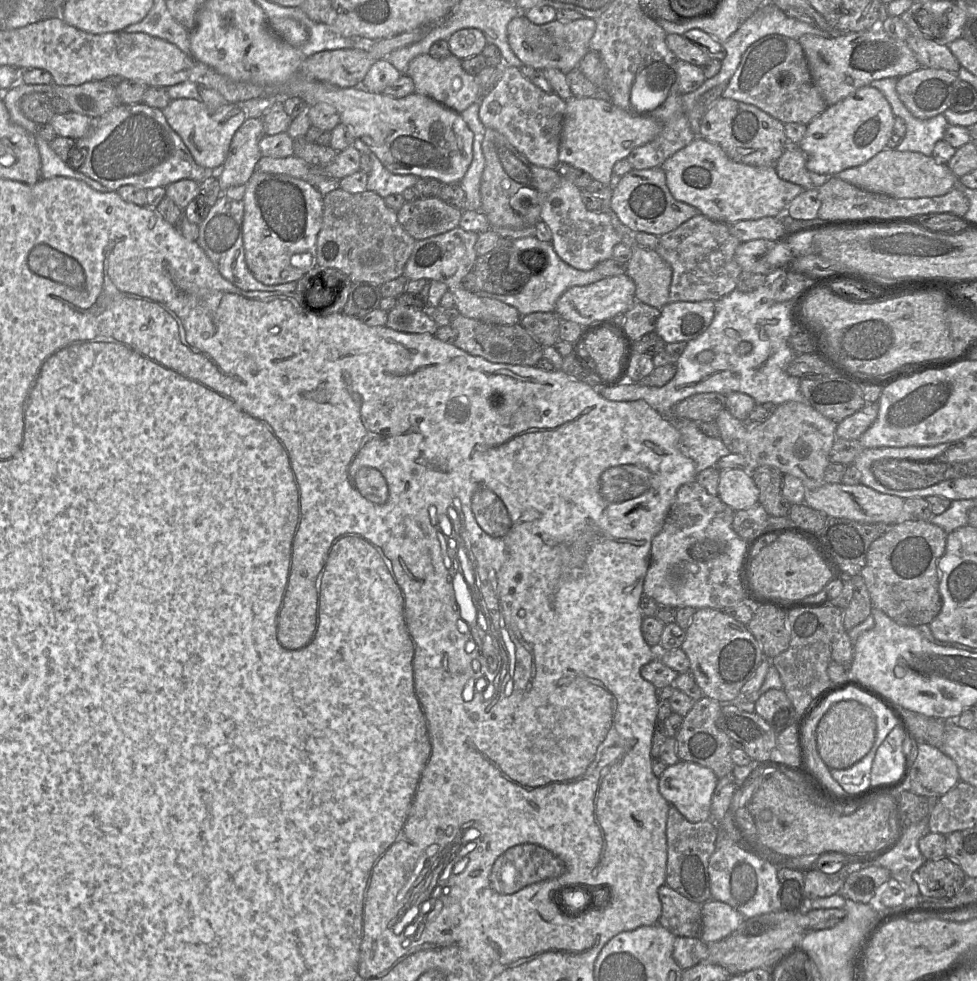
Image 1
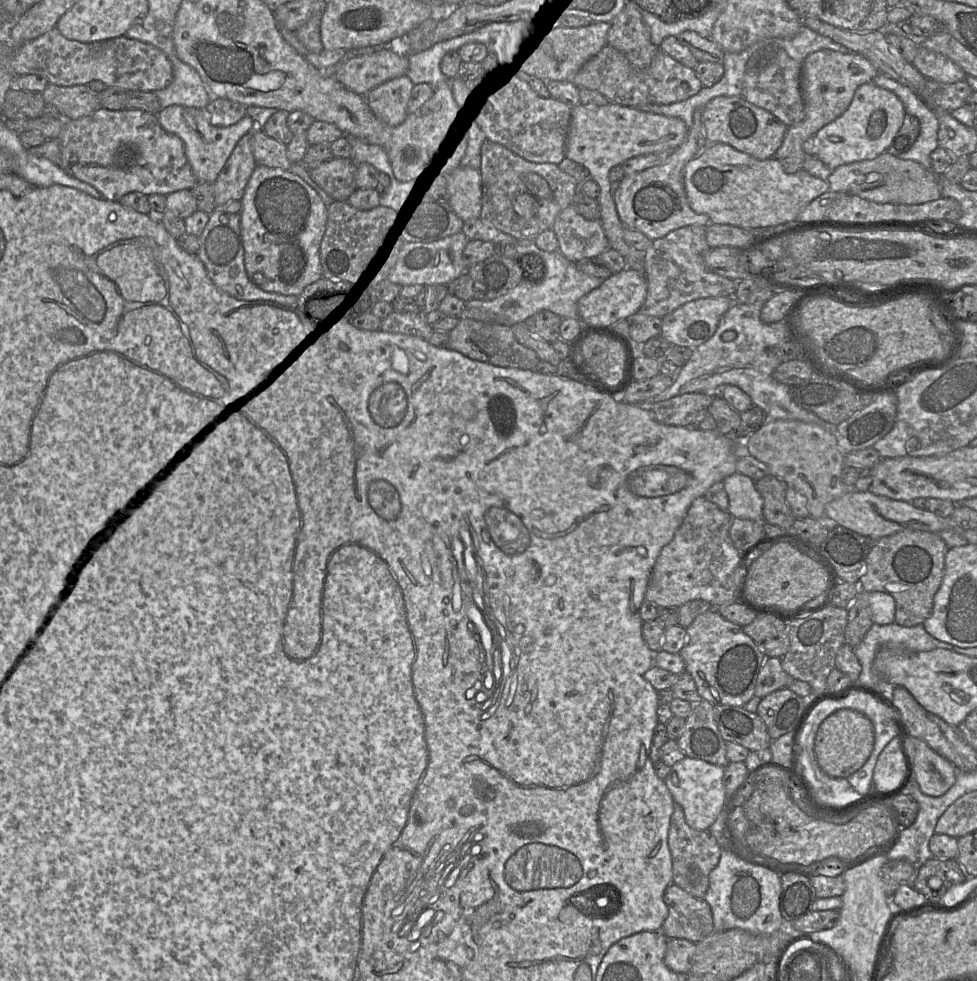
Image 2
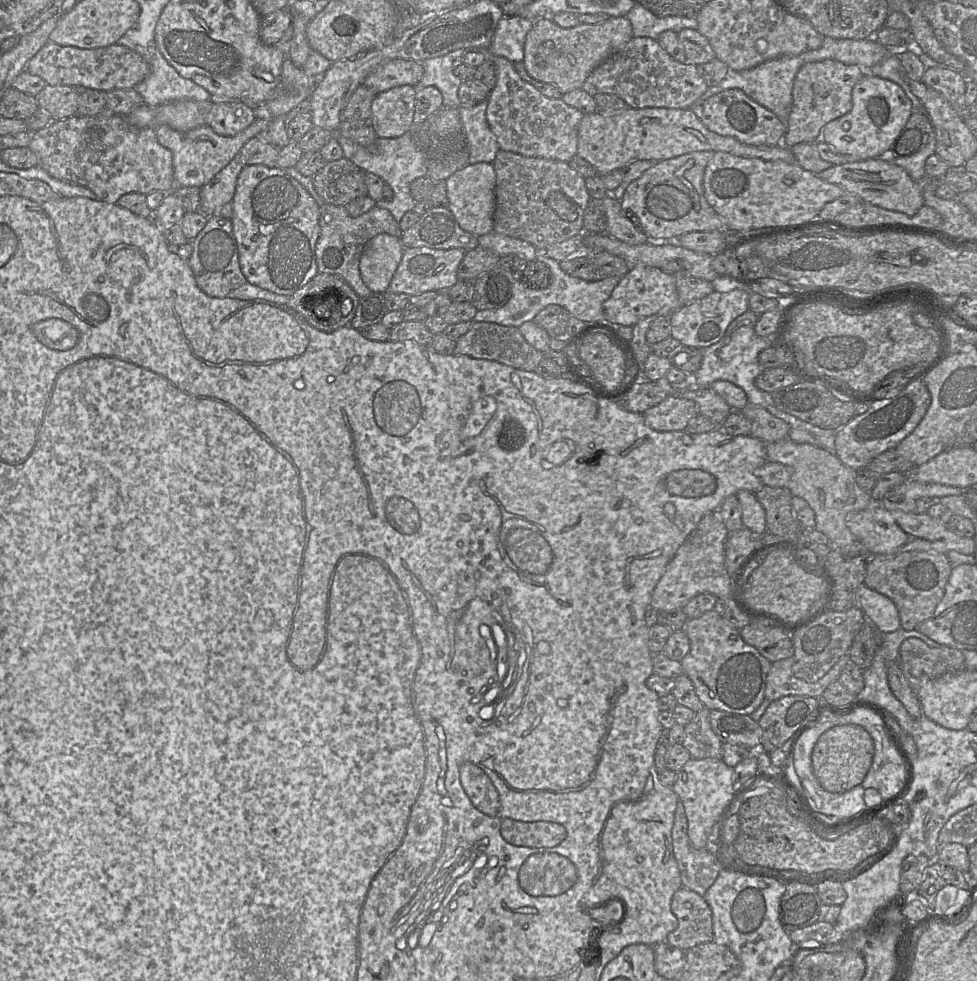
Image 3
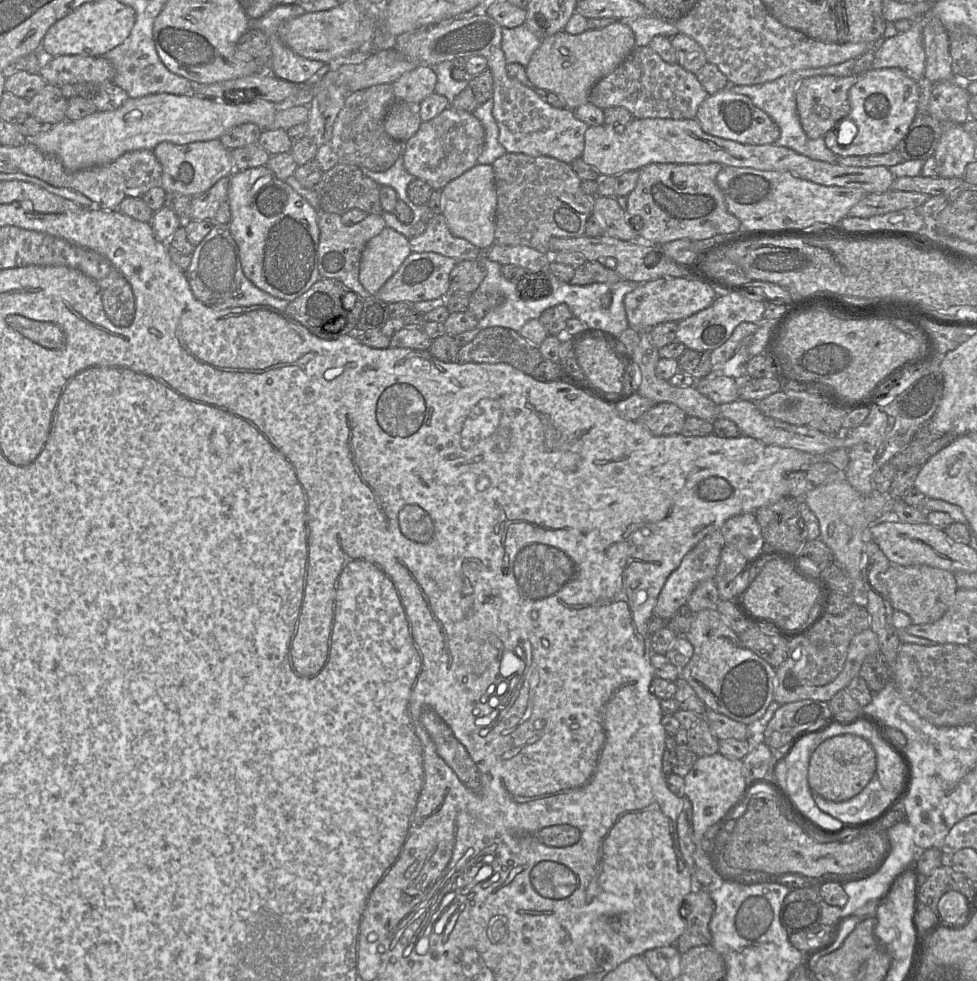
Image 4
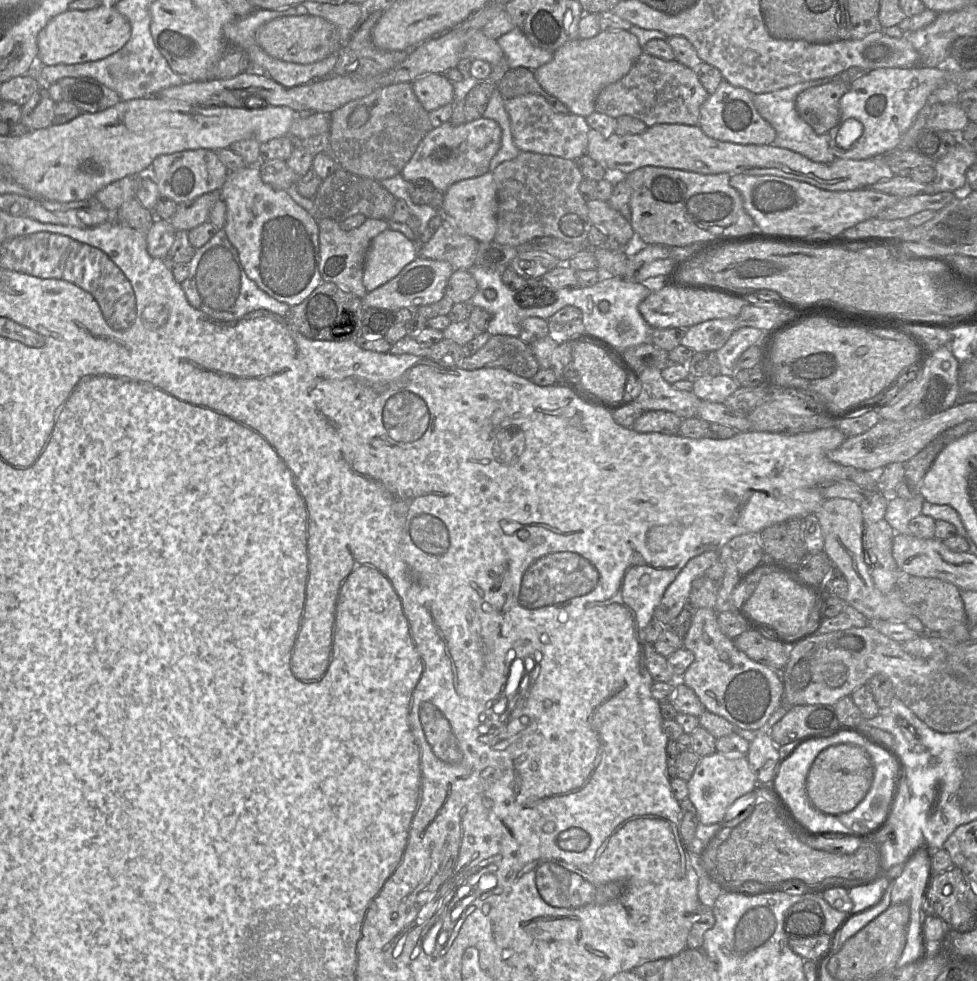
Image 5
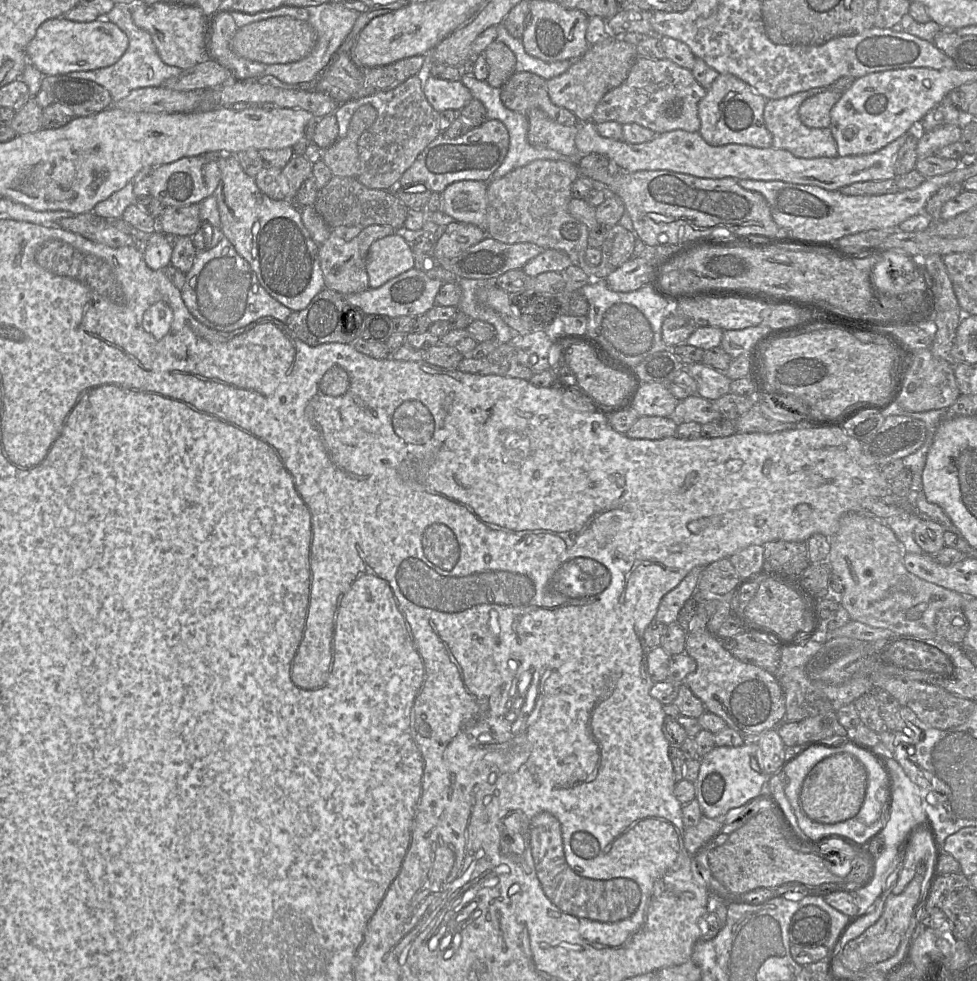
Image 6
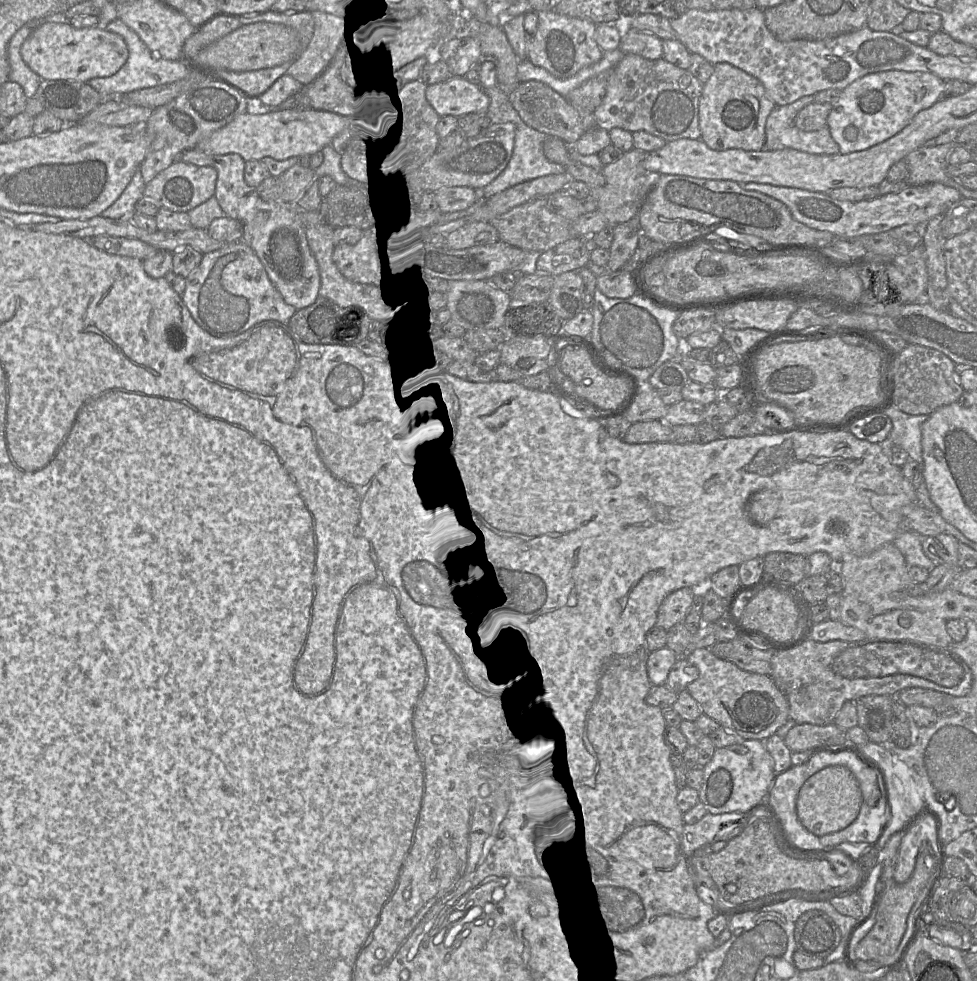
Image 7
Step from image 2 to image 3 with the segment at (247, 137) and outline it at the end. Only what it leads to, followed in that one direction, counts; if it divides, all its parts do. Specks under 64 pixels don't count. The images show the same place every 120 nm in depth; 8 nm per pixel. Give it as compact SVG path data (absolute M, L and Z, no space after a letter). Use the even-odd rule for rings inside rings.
M239 153L217 173L207 184L201 187L199 212L207 217L218 214L221 206L233 200L237 178L244 164Z

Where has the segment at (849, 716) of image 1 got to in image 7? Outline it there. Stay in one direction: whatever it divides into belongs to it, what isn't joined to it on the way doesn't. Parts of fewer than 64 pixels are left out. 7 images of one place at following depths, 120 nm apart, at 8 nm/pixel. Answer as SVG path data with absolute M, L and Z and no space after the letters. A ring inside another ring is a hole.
M841 765L827 766L809 777L799 790L796 811L802 825L821 837L838 832L857 818L862 806L862 794L855 777Z

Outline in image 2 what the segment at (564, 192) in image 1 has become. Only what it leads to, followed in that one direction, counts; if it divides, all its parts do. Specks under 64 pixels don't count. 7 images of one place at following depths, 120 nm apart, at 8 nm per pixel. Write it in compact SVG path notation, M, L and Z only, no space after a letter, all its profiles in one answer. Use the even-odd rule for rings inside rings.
M574 204L556 217L552 230L559 243L559 252L569 261L597 258L610 248L601 221L587 220Z

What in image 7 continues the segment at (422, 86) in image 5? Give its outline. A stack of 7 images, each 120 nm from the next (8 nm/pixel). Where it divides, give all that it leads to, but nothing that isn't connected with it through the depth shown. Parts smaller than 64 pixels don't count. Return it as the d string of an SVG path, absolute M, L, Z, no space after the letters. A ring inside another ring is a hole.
M454 77L446 82L429 85L426 97L441 117L487 114L490 105L490 98L484 89L466 77Z

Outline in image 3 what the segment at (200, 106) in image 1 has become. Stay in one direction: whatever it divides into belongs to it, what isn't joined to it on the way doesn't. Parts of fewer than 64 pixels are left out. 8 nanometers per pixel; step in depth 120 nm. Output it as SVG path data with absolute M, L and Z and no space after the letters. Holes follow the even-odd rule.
M256 118L245 130L234 136L219 135L209 124L186 132L174 130L167 125L159 125L155 128L155 132L157 141L172 152L175 187L202 187L230 163L246 142L258 136L269 122L267 119Z

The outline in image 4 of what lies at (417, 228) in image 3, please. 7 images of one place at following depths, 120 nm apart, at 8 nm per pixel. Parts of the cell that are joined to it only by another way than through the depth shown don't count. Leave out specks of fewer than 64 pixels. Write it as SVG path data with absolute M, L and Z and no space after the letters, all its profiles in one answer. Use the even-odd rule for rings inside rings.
M435 214L425 231L409 239L412 252L434 252L456 261L479 260L482 250L466 239L454 236L443 214Z

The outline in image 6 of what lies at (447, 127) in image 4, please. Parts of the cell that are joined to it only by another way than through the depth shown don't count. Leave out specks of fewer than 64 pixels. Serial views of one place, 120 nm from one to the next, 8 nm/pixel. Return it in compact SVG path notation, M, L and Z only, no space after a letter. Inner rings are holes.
M487 120L482 125L471 128L466 134L454 139L444 137L442 132L403 173L399 185L404 187L415 182L424 182L432 192L442 193L450 184L462 180L489 182L493 173L503 163L509 145L509 132L499 120Z

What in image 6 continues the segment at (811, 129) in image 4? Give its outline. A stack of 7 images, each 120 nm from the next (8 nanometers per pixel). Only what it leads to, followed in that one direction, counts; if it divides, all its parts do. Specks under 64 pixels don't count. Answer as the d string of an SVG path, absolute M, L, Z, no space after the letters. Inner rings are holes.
M826 89L805 99L799 107L800 120L811 128L829 128L830 112L843 93Z

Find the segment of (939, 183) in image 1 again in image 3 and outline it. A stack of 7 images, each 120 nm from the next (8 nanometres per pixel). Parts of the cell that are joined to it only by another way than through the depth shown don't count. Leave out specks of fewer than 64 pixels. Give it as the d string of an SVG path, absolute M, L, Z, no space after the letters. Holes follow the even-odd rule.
M886 151L878 158L833 165L816 175L823 181L836 184L859 196L863 201L881 208L914 215L924 205L922 187L900 166L893 163L893 152Z

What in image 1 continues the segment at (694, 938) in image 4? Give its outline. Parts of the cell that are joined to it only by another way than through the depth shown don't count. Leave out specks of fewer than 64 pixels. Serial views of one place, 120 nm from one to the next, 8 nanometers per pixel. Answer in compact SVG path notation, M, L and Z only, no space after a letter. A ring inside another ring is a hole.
M666 884L658 889L662 912L658 924L676 937L700 938L702 904L687 899Z

